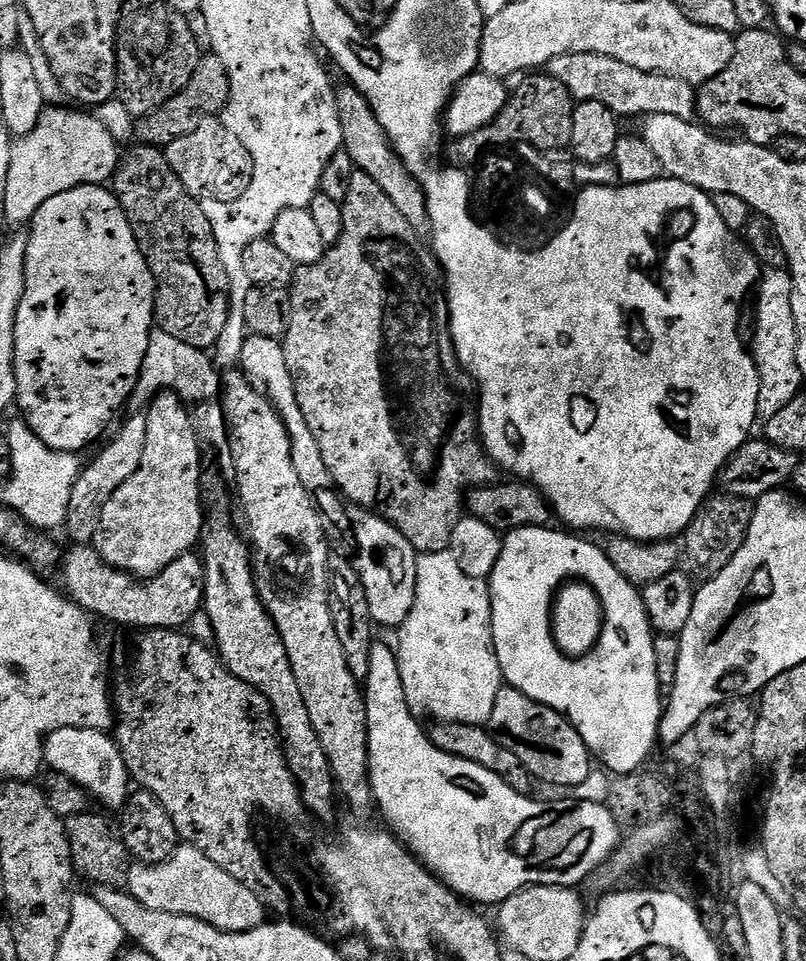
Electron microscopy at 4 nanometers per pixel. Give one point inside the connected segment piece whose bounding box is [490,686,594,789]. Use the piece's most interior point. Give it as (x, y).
(546, 744)

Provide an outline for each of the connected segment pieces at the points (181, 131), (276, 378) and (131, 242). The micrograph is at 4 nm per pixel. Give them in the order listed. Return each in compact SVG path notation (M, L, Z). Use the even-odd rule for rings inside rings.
M211 54L201 55L196 61L196 69L190 78L190 82L186 82L183 90L174 94L174 98L170 98L170 102L158 106L158 110L139 117L135 121L136 136L140 139L137 141L141 145L163 150L167 148L170 142L190 134L203 120L223 113L224 103L227 100L228 75L222 66L222 62Z
M249 335L242 346L239 360L241 373L250 381L252 387L262 391L275 406L276 412L284 422L287 434L292 442L292 460L298 470L300 480L311 481L314 477L314 461L320 457L317 443L310 434L310 428L298 407L297 396L293 394L293 382L289 376L288 367L284 361L283 345L277 340L265 336Z
M98 184L78 186L74 190L66 190L62 194L54 194L50 202L42 202L42 206L32 215L26 228L26 254L24 255L24 270L26 282L24 294L16 311L14 322L14 344L12 346L12 373L16 376L15 407L20 407L23 423L40 439L47 448L55 452L83 453L87 444L92 444L104 432L104 427L112 420L115 412L119 413L124 407L125 400L139 378L140 367L146 355L147 343L154 329L153 312L155 298L153 296L153 281L147 264L139 252L138 242L131 232L130 224L120 209L115 191Z

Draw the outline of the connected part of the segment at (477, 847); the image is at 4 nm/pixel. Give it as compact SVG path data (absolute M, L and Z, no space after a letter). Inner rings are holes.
M373 643L368 650L368 674L363 677L362 691L364 694L364 705L366 706L366 718L368 719L368 777L372 783L372 795L375 807L380 807L384 820L389 829L402 841L405 848L425 865L429 872L436 877L440 883L451 888L457 896L468 902L480 904L503 905L516 892L522 891L529 885L548 887L573 888L580 886L580 883L591 874L592 871L603 869L603 866L619 847L622 839L621 825L617 824L615 818L610 814L607 803L599 804L594 801L582 801L566 799L558 802L548 802L533 798L523 791L517 790L513 785L508 784L497 772L486 770L469 760L463 760L457 756L446 754L432 745L428 738L427 731L422 727L421 721L410 711L408 703L404 700L401 678L398 674L398 664L393 645Z

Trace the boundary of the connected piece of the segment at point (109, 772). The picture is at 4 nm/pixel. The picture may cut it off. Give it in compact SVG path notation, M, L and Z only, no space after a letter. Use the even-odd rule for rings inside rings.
M65 728L62 739L64 744L56 744L49 750L47 767L70 778L89 797L97 796L106 807L123 809L130 795L130 777L115 739L99 728Z

